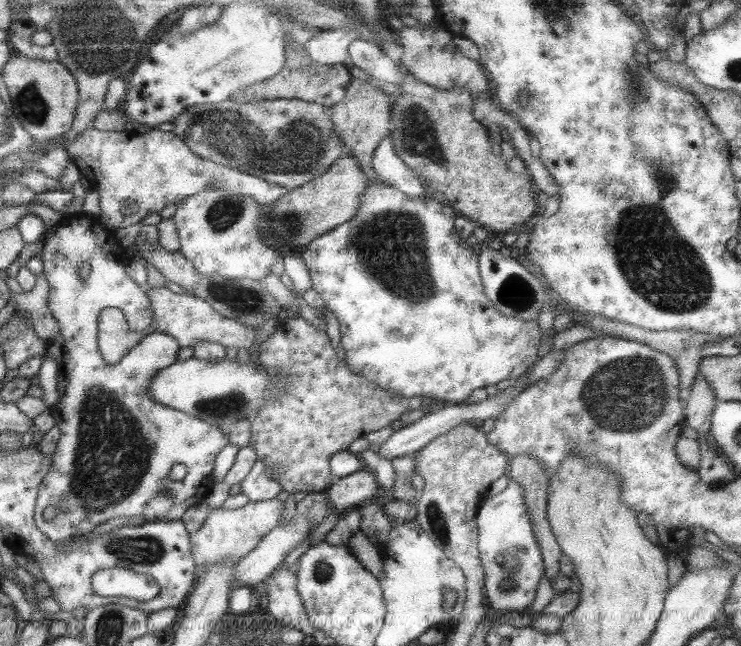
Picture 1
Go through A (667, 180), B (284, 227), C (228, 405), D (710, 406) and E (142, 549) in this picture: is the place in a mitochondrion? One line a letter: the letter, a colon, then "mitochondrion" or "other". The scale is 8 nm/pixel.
A: mitochondrion
B: mitochondrion
C: mitochondrion
D: other
E: mitochondrion

